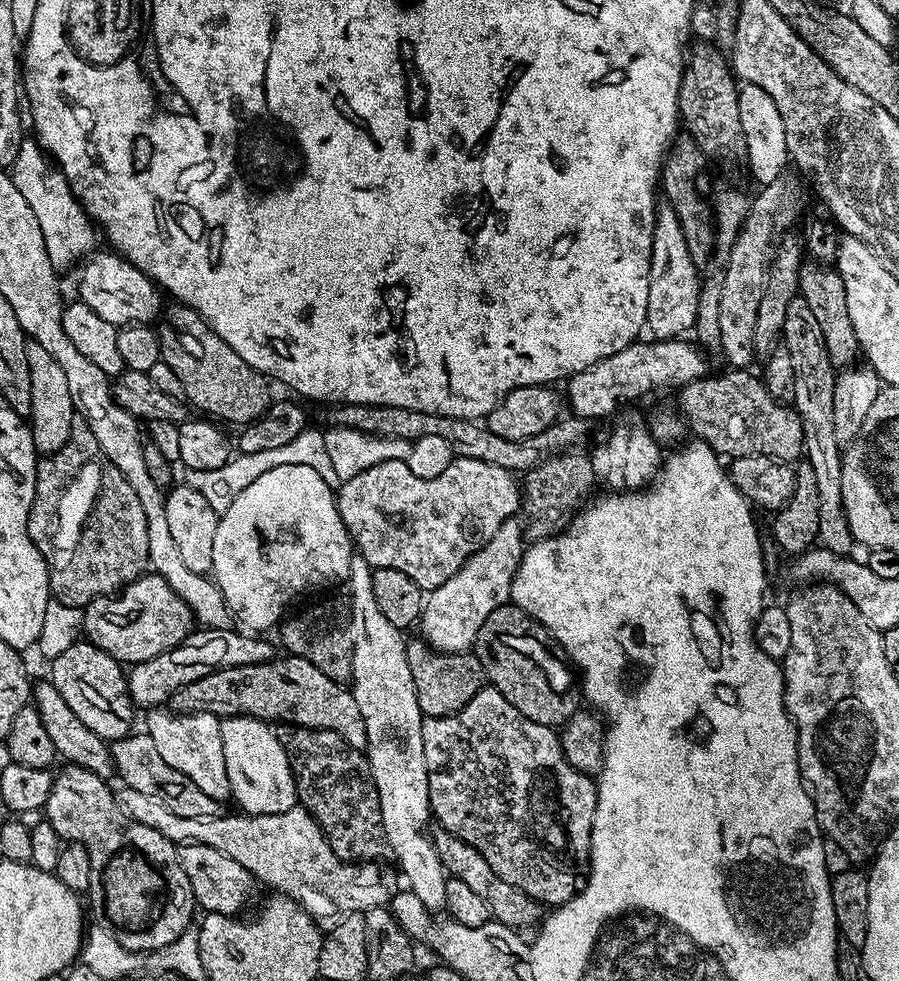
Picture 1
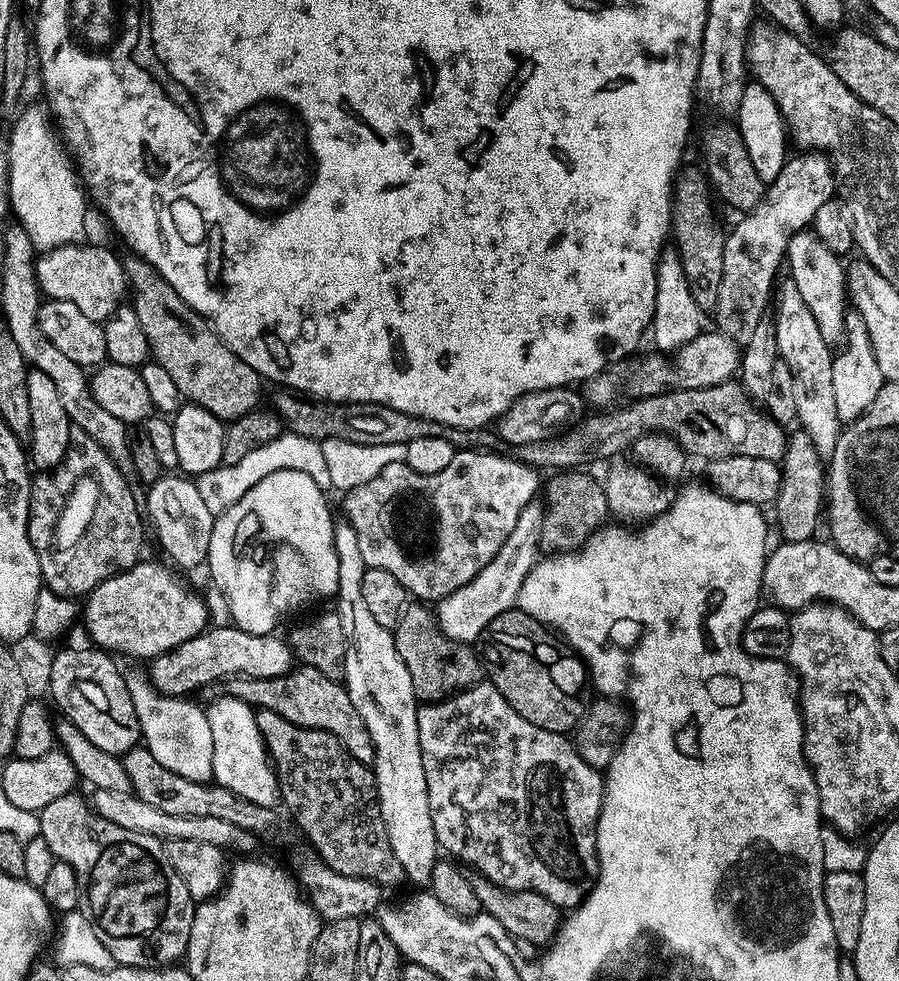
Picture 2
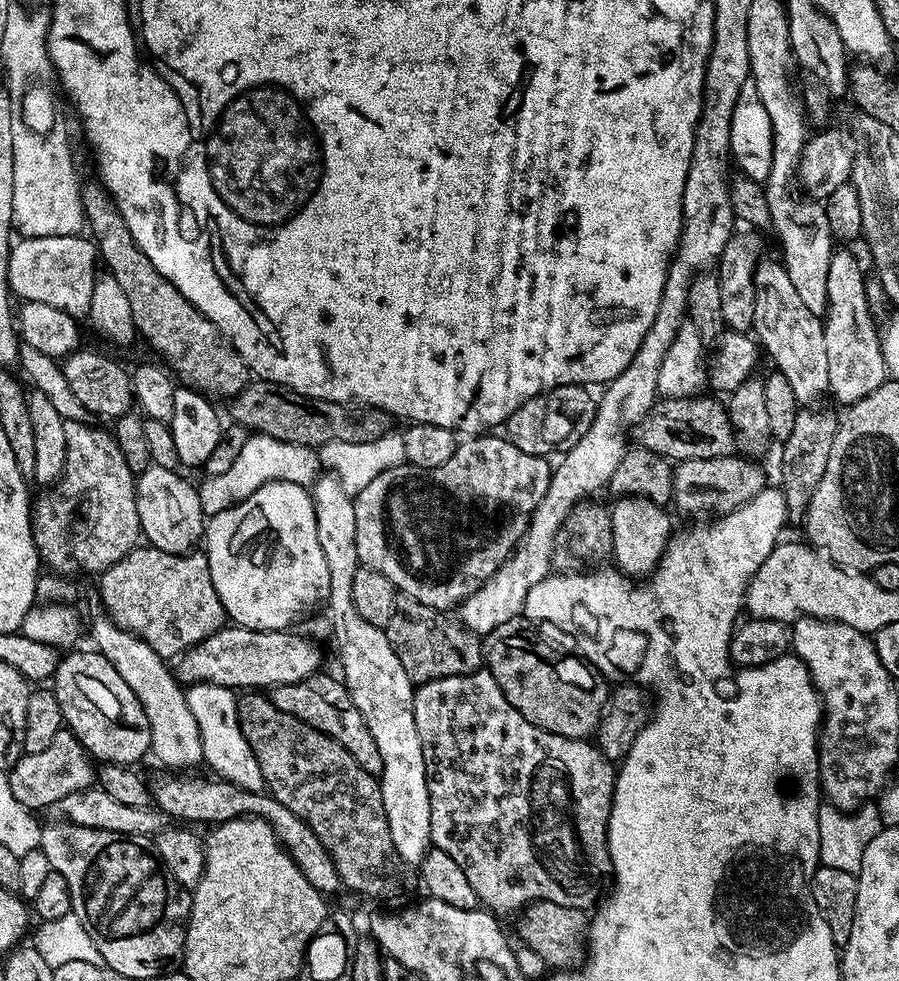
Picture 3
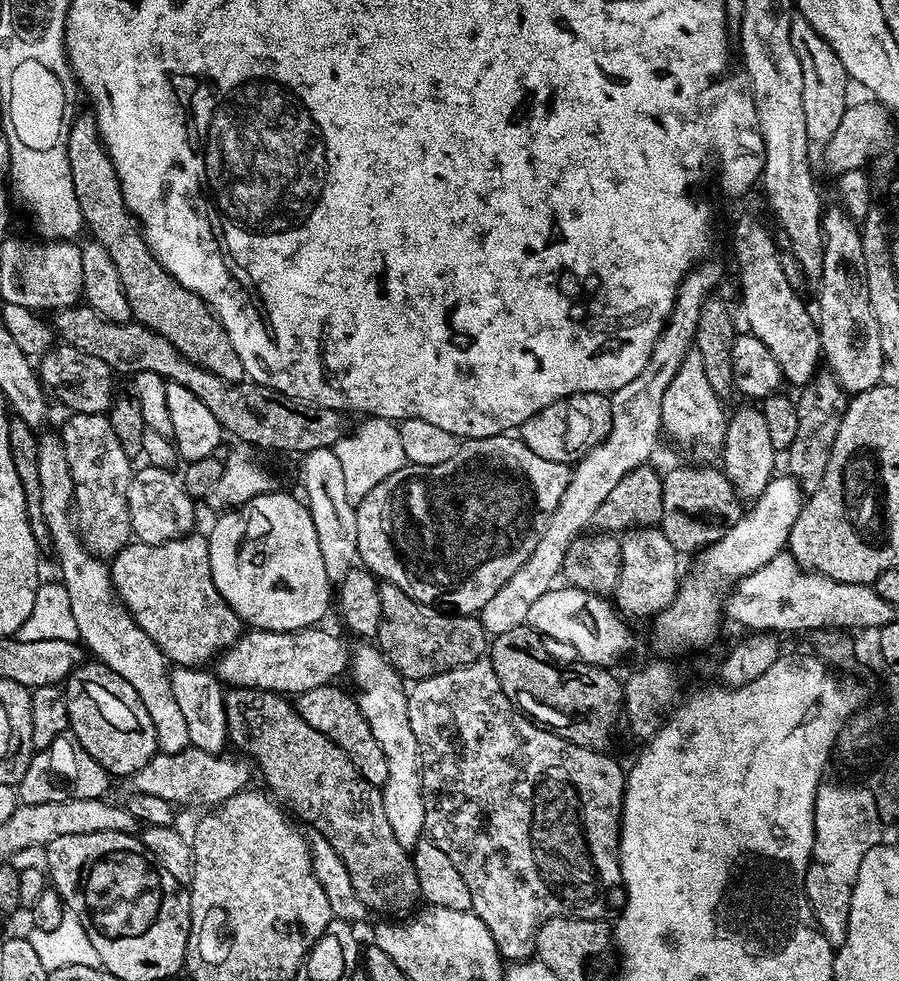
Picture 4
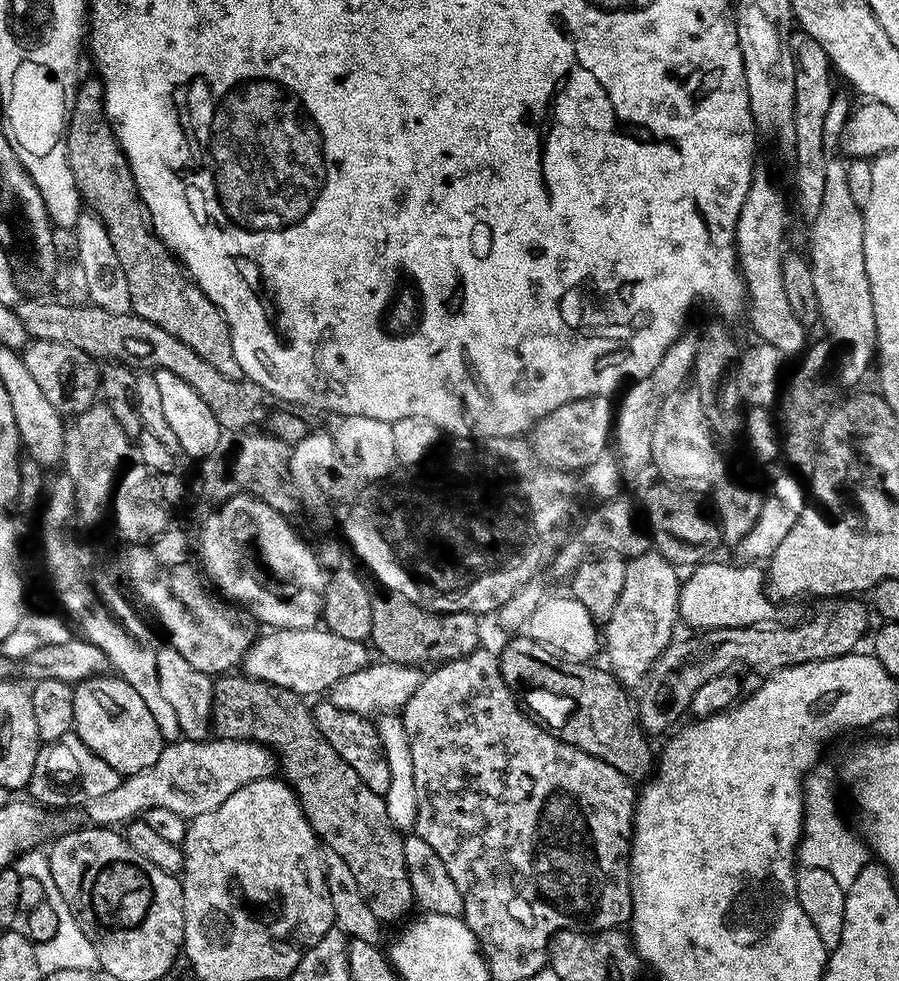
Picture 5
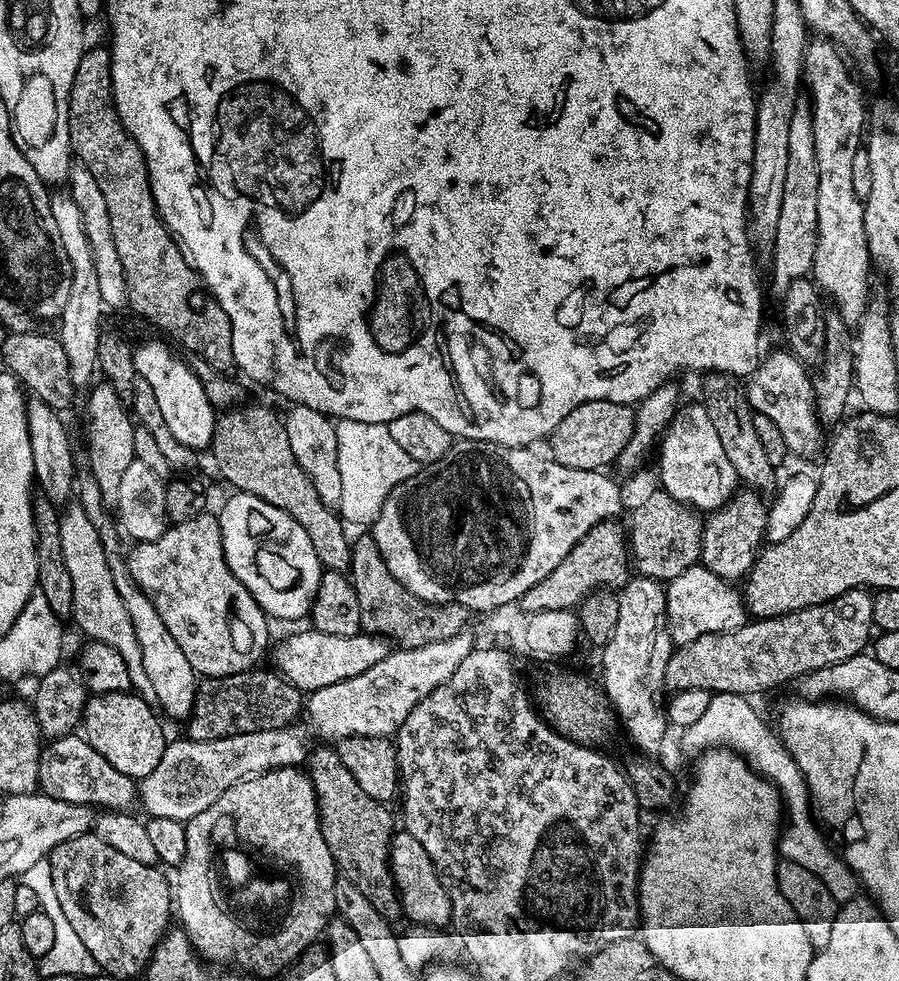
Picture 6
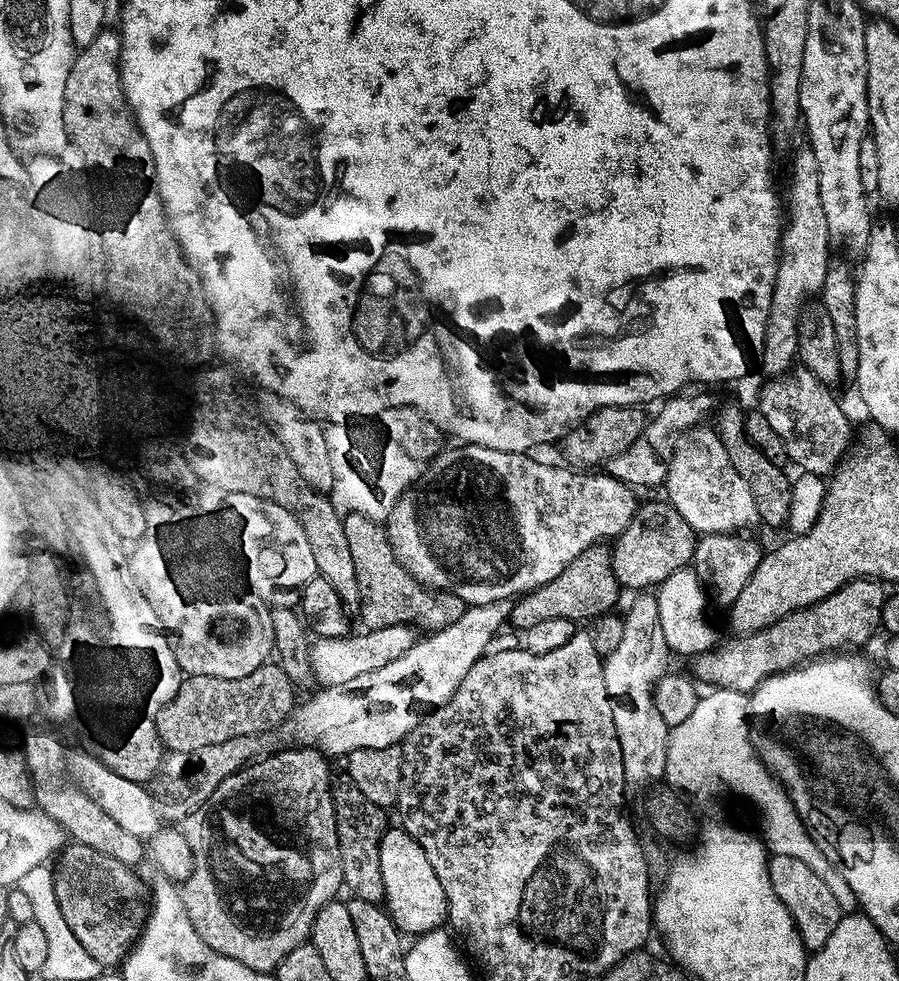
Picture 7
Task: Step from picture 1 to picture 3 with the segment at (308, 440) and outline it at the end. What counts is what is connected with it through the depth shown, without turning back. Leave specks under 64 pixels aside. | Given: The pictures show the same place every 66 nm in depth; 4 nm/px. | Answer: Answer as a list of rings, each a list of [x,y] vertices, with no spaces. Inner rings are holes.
[[[255,433],[249,435],[242,452],[225,474],[206,478],[203,483],[199,483],[200,501],[205,515],[213,516],[221,513],[222,510],[232,508],[235,504],[240,504],[246,497],[256,493],[262,485],[268,484],[270,481],[294,480],[302,482],[306,480],[306,475],[312,473],[315,475],[319,468],[320,460],[313,449],[288,441],[280,441],[280,439],[266,434]]]

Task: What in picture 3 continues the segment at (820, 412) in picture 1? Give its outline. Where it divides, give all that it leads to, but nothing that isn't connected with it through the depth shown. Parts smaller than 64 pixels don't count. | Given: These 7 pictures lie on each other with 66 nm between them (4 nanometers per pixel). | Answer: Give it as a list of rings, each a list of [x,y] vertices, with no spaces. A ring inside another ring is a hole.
[[[761,259],[755,270],[756,301],[754,302],[754,336],[765,353],[772,355],[775,371],[785,375],[793,387],[799,403],[804,406],[816,406],[824,395],[829,395],[829,359],[826,358],[826,334],[824,320],[812,313],[812,308],[800,297],[801,289],[790,282],[790,274],[786,274],[783,263],[779,259]]]

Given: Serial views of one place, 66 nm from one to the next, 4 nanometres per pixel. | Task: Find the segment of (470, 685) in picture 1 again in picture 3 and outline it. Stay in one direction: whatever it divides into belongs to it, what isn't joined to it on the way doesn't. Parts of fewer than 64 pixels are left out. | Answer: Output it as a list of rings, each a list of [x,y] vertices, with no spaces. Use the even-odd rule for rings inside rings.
[[[405,599],[387,624],[386,631],[390,638],[390,646],[398,654],[398,660],[406,669],[413,685],[419,686],[451,676],[468,676],[485,667],[481,637],[472,632],[459,619],[420,604],[417,600]]]

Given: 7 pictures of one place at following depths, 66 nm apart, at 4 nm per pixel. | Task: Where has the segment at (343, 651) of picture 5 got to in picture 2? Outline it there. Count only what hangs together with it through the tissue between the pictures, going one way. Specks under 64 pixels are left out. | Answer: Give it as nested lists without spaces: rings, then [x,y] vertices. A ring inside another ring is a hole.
[[[236,625],[215,626],[205,629],[180,647],[155,657],[148,670],[151,683],[158,691],[170,696],[185,697],[216,680],[224,680],[244,675],[248,677],[270,678],[291,671],[294,653],[291,645],[279,635],[250,634]]]

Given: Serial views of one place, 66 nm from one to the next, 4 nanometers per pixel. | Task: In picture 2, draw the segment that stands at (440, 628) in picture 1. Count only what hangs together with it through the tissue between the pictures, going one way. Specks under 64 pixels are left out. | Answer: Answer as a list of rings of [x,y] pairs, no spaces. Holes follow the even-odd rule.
[[[531,507],[522,510],[518,526],[510,532],[500,553],[473,580],[466,582],[466,586],[454,590],[454,594],[445,596],[435,605],[434,615],[441,630],[455,640],[476,642],[503,611],[517,607],[523,583],[541,555],[543,534],[544,512],[535,512]]]

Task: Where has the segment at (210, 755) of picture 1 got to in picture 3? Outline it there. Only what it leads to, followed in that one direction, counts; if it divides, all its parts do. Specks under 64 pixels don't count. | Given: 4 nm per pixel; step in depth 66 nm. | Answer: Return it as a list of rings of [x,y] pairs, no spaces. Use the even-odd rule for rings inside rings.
[[[97,610],[90,620],[90,632],[93,640],[96,642],[95,647],[103,656],[108,658],[120,673],[121,678],[126,684],[132,688],[136,694],[148,720],[151,734],[151,755],[162,762],[166,766],[172,768],[188,768],[194,764],[200,764],[203,761],[203,744],[201,744],[200,730],[194,714],[190,711],[187,693],[178,682],[175,673],[170,666],[166,666],[165,657],[157,654],[157,652],[146,643],[145,640],[139,639],[132,632],[126,631],[124,628],[118,627],[116,623],[110,619],[106,612]]]

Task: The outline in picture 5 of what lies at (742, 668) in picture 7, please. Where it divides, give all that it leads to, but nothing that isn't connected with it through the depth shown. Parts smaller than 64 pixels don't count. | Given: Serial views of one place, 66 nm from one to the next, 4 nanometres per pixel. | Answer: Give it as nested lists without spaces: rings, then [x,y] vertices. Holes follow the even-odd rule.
[[[837,599],[835,602],[829,603],[832,604],[829,608],[814,613],[809,620],[804,620],[801,624],[777,623],[775,626],[755,624],[745,628],[709,628],[701,631],[699,635],[688,634],[692,636],[686,637],[685,640],[673,639],[672,643],[666,646],[666,650],[662,650],[662,654],[652,664],[652,671],[647,675],[646,683],[639,689],[638,723],[640,727],[652,738],[662,735],[667,728],[673,727],[672,729],[675,729],[681,723],[680,715],[689,711],[689,704],[698,688],[710,679],[729,675],[733,670],[736,670],[732,668],[738,667],[739,664],[744,668],[749,668],[752,672],[757,672],[760,678],[767,678],[782,671],[783,668],[789,668],[795,664],[833,660],[839,656],[844,656],[847,652],[857,651],[861,647],[860,639],[868,632],[870,612],[865,605],[864,609],[856,600],[859,599]]]

